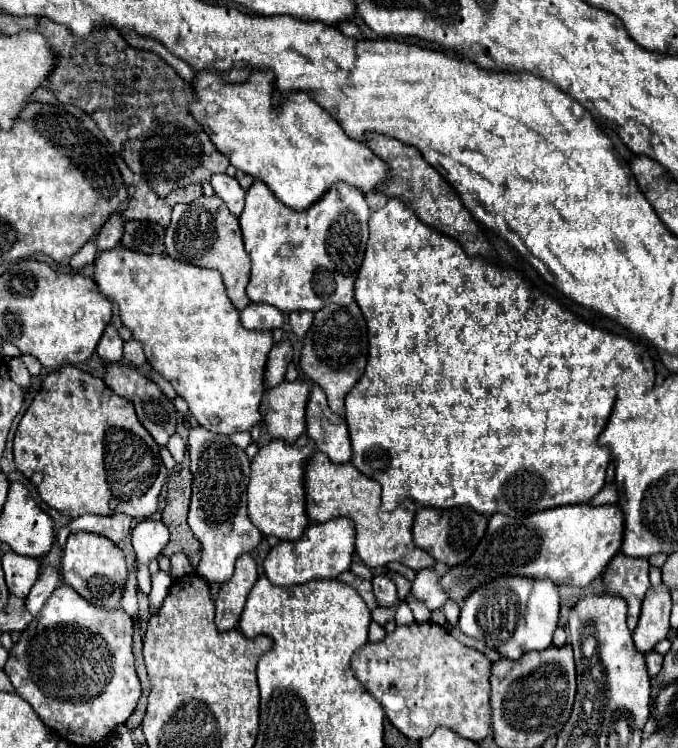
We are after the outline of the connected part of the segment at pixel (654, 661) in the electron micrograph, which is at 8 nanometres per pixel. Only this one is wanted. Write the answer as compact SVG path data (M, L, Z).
M652 650L652 652L648 652L646 654L646 664L648 664L648 672L650 672L650 676L656 676L658 672L660 672L660 668L662 668L662 654L658 654L656 650Z

